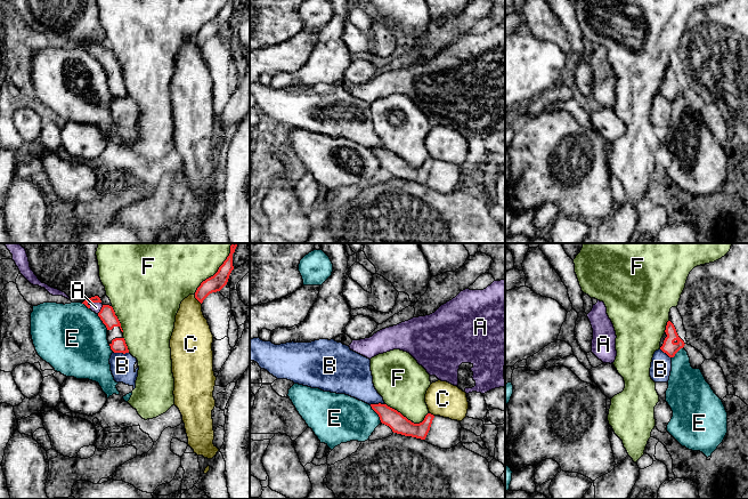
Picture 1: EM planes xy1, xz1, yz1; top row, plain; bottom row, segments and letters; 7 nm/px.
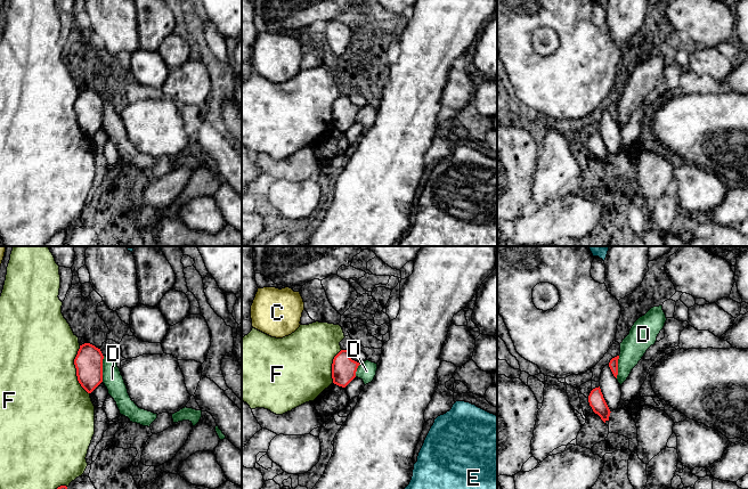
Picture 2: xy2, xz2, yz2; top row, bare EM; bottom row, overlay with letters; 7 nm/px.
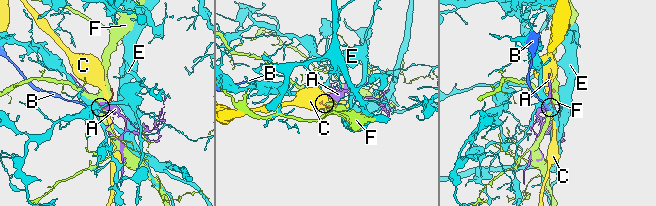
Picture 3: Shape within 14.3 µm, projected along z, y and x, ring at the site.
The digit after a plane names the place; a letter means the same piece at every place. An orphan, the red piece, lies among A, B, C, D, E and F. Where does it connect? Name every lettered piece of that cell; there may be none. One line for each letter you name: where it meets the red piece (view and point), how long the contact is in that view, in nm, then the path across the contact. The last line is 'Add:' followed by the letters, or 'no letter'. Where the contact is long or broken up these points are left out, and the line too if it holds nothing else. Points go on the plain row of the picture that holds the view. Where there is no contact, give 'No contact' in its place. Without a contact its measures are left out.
A: Touches red at xy1 (94, 46). Shared border 110 nm
Add: A

